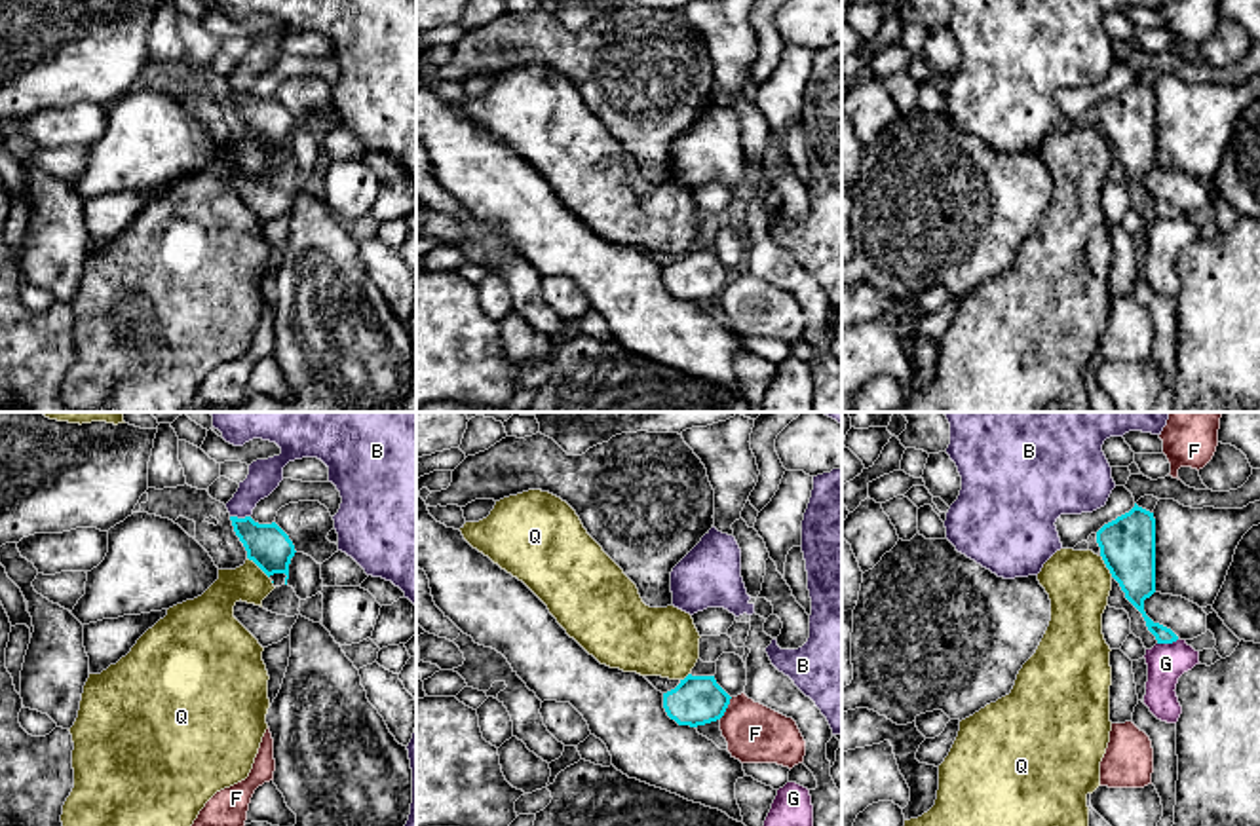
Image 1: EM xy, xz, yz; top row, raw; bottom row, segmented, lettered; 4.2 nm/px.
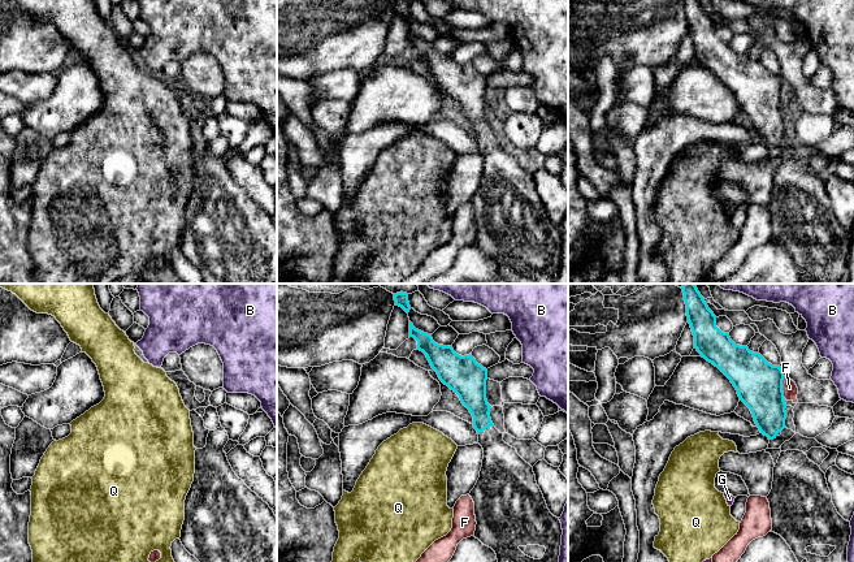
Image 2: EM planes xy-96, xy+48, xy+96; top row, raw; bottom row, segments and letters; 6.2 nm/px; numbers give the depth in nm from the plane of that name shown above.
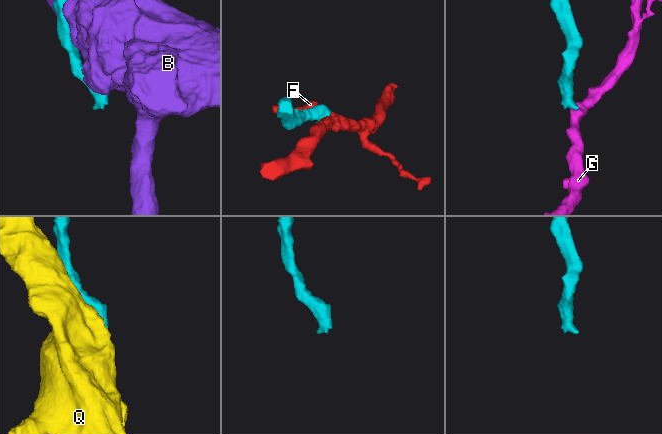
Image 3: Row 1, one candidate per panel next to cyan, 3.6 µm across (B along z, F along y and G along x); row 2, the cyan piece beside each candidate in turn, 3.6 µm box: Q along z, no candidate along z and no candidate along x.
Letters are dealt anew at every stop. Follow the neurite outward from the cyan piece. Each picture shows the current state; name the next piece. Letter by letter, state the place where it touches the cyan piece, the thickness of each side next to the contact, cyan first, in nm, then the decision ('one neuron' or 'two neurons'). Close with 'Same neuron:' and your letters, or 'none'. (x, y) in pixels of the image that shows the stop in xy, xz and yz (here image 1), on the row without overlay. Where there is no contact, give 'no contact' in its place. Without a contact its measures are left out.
B: xy (240, 93) | 180/140 nm | two neurons
F: xz (726, 281) | 200/260 nm | two neurons
G: yz (1167, 217) | 90/160 nm | two neurons
Q: xy (259, 141) | 180/160 nm | two neurons
Same neuron: none

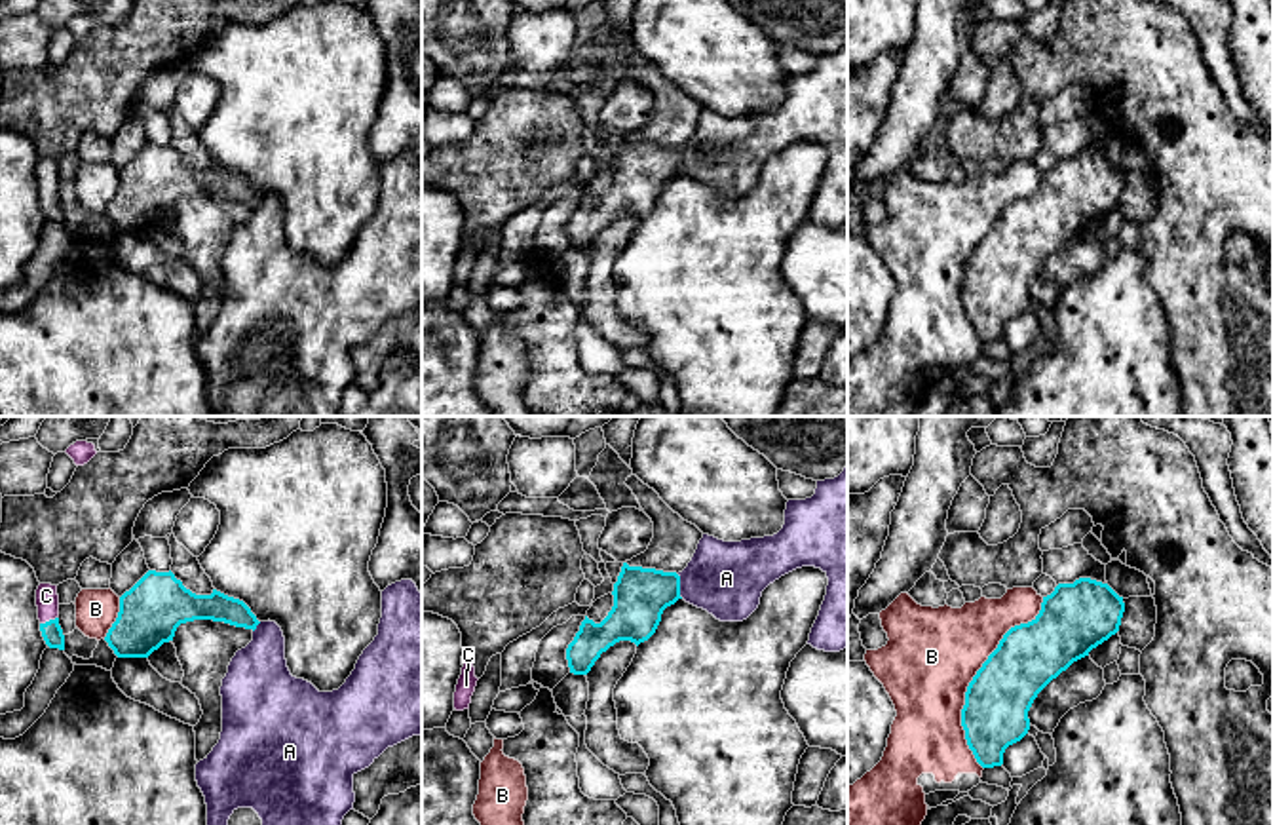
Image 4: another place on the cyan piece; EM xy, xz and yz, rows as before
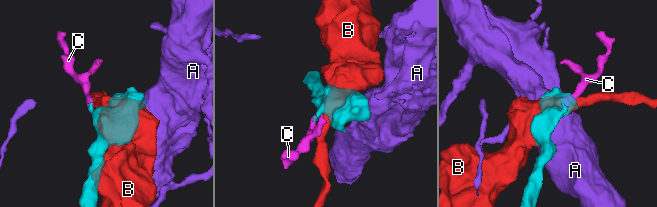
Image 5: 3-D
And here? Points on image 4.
A: xz (679, 160) | 240/320 nm | two neurons
B: yz (973, 251) | 280/400 nm | two neurons
C: xy (50, 194) | 90/100 nm | one neuron
Same neuron: C

